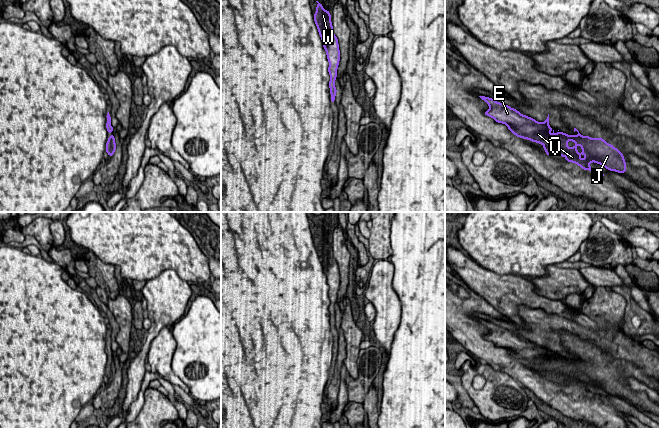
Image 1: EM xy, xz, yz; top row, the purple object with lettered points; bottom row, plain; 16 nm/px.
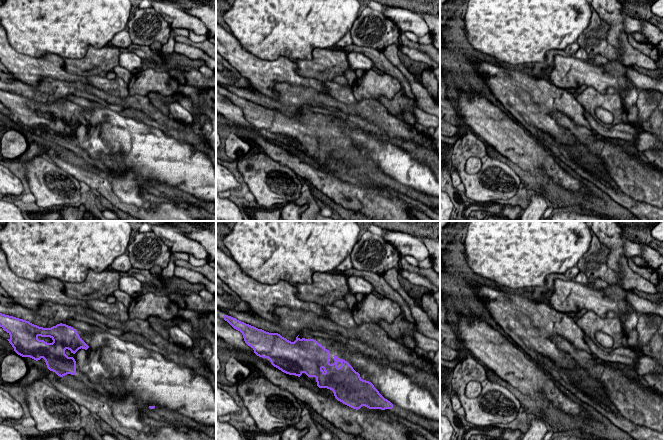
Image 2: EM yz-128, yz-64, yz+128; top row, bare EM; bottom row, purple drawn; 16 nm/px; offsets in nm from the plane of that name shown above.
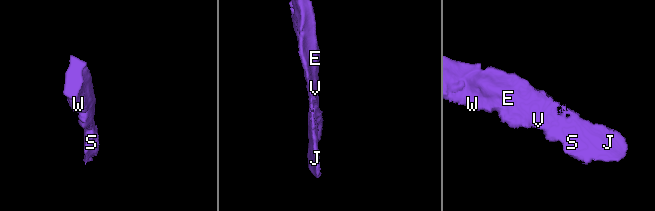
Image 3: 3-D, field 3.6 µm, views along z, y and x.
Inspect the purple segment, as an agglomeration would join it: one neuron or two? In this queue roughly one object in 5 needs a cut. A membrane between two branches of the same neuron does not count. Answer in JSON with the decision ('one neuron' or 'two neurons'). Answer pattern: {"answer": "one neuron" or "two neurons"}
{"answer": "one neuron"}

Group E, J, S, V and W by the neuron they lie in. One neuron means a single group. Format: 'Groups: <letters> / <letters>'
Groups: E J S V W

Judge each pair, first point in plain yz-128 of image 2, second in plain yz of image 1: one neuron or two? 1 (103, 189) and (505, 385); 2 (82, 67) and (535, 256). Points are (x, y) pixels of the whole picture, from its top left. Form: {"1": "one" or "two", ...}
{"1": "two", "2": "two"}

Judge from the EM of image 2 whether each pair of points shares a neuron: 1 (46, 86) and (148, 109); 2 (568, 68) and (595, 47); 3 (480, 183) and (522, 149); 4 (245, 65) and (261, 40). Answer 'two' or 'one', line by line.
1: one
2: two
3: two
4: two

